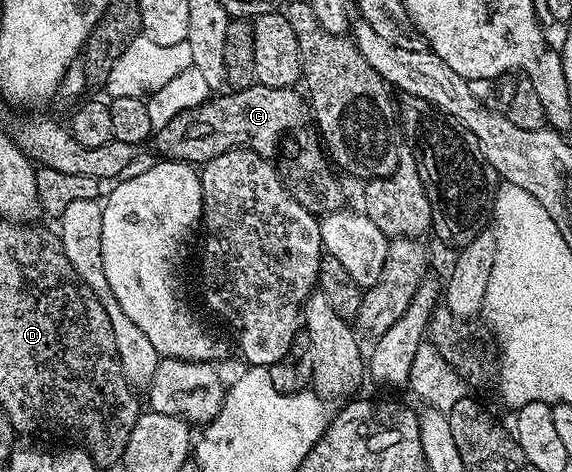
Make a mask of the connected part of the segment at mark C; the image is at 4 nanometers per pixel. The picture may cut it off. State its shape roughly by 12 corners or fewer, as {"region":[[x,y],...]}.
{"region":[[295,87],[219,93],[158,128],[167,161],[280,154],[308,122]]}

